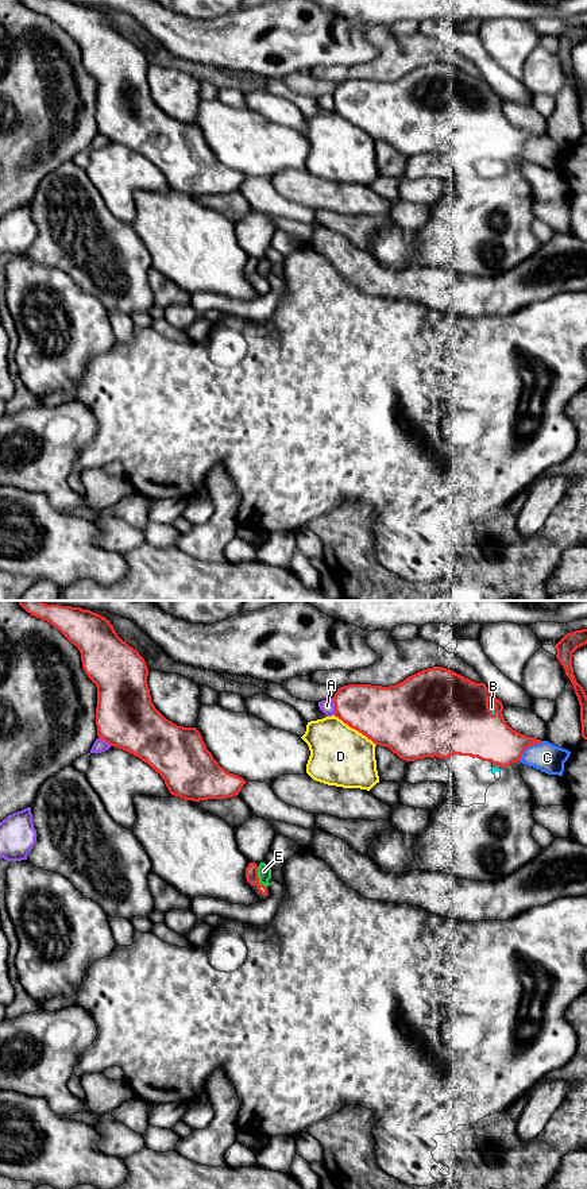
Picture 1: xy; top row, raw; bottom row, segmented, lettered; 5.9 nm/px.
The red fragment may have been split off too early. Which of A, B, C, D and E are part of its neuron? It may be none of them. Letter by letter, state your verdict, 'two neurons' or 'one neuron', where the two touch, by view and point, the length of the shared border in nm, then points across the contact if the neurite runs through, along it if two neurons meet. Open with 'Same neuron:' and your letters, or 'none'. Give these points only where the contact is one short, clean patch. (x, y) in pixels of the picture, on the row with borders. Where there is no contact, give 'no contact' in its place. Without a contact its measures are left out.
Same neuron: none
A: two neurons; meets red in xy at (335, 706); contact 110 nm long
B: two neurons; meets red in xy at (491, 711); contact 60 nm long
C: two neurons; meets red in xy at (528, 747); contact 190 nm long
D: two neurons; meets red in xy at (355, 729); contact 320 nm long
E: two neurons; meets red in xy at (258, 877); contact 140 nm long; border along xy (258, 867), (258, 880), (266, 888)

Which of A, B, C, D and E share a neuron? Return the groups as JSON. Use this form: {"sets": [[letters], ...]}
{"sets": [["A"], ["B", "C"], ["D"], ["E"]]}

